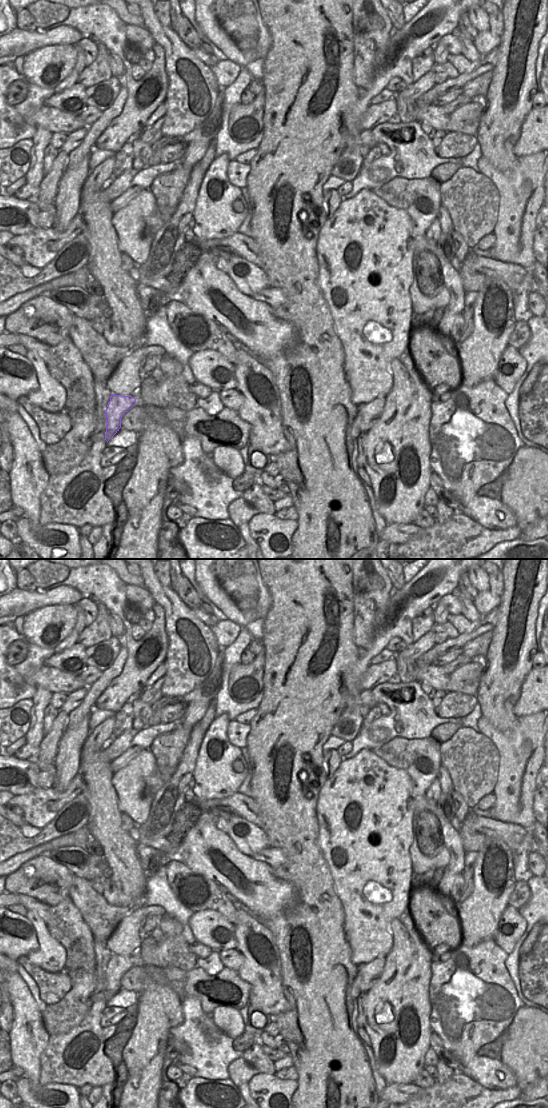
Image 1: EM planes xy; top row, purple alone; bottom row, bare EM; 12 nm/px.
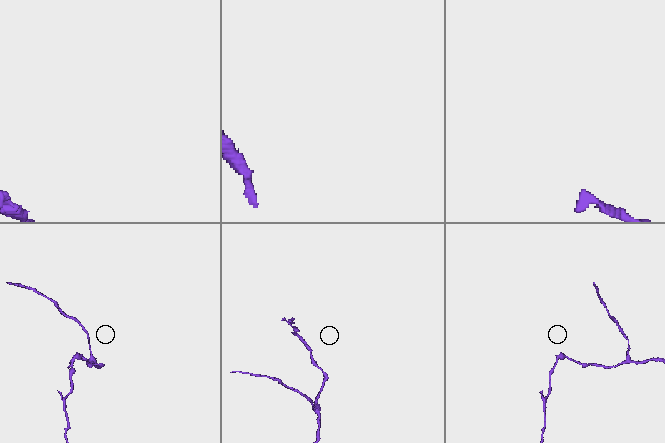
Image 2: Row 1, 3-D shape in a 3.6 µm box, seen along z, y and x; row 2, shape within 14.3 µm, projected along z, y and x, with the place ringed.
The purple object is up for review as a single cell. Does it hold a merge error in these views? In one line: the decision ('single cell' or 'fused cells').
fused cells

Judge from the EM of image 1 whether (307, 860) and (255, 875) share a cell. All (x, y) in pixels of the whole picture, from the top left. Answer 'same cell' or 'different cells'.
different cells

